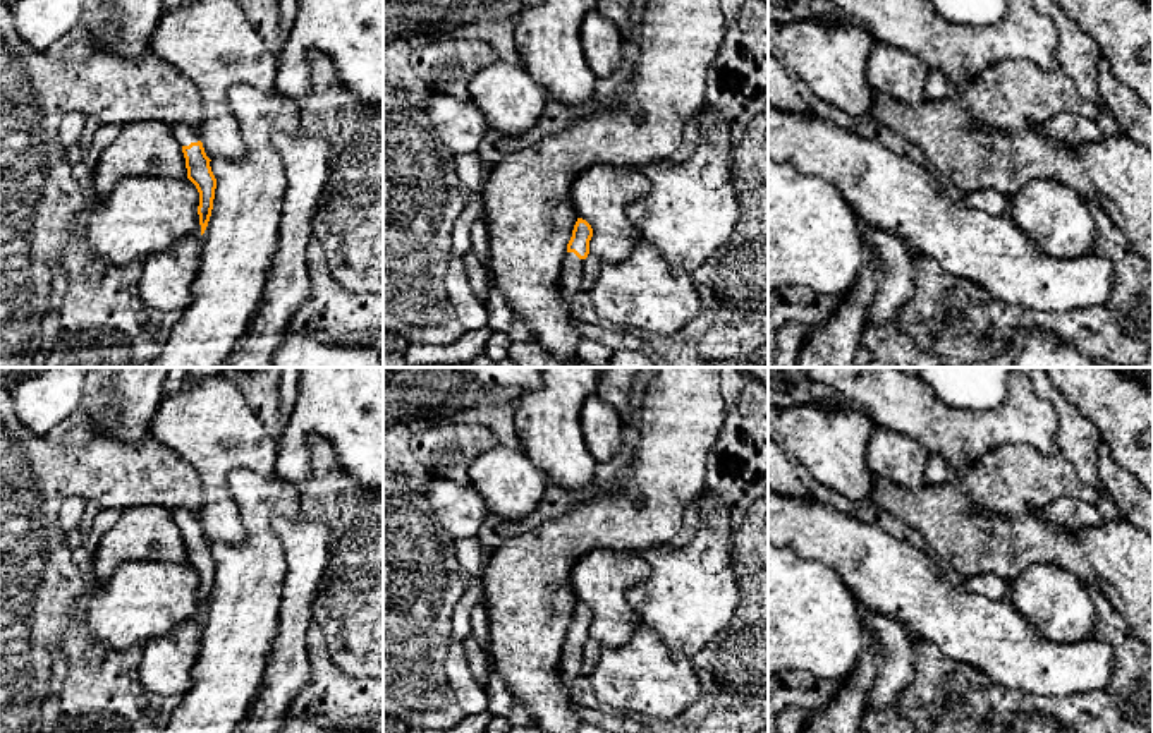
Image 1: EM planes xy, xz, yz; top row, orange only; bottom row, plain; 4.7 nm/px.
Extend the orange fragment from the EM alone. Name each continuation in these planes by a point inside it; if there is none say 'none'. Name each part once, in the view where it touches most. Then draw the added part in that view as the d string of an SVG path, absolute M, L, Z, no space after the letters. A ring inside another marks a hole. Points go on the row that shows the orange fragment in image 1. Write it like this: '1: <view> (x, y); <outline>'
1: xy (184, 134); M186 124L172 125L172 132L174 132L180 148L189 146L191 142L201 141L199 130L191 125L186 125Z

